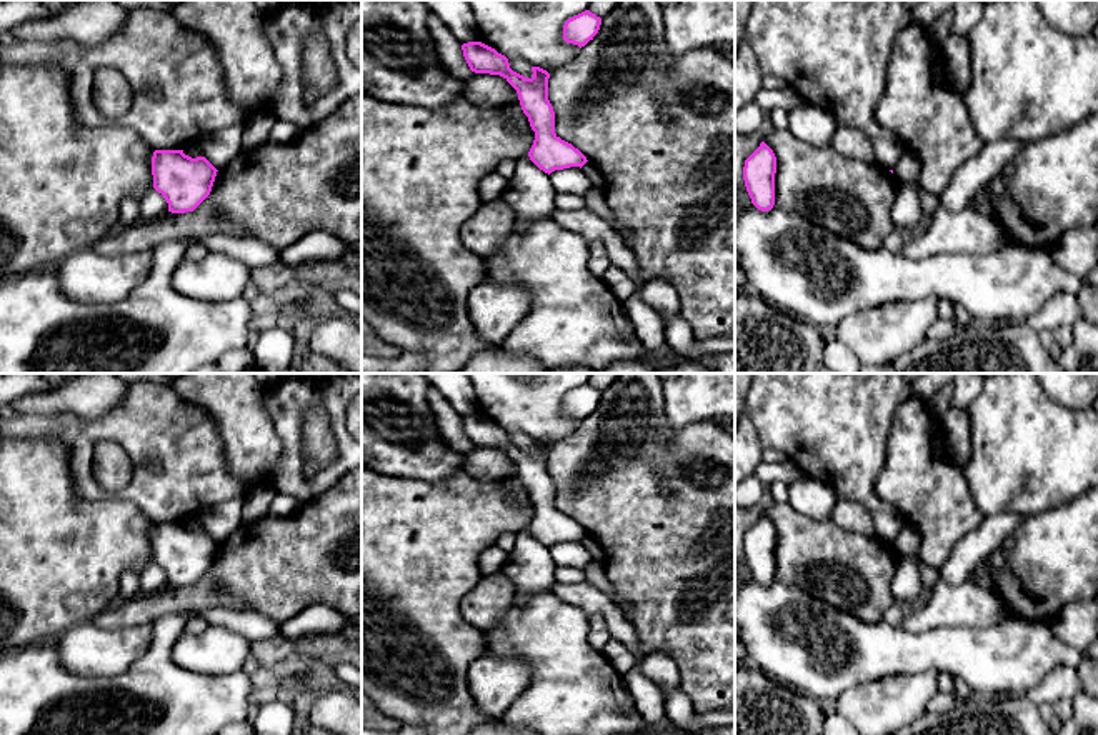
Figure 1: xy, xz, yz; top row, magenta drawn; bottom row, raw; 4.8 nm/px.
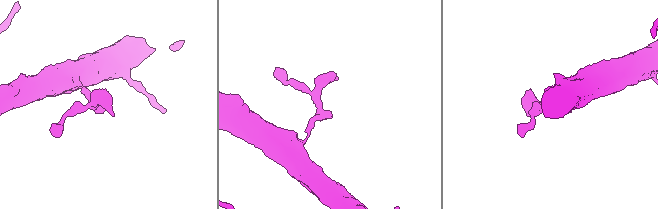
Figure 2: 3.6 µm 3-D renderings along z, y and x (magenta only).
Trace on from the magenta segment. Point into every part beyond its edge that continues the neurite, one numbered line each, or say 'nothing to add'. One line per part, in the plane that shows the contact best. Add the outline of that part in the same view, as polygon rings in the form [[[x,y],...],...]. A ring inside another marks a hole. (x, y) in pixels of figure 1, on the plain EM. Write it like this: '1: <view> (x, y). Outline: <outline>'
nothing to add

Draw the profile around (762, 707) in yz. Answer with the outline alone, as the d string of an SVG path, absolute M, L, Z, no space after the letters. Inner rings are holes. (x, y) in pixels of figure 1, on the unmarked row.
M758 667L735 670L735 735L823 735L820 702L770 680Z

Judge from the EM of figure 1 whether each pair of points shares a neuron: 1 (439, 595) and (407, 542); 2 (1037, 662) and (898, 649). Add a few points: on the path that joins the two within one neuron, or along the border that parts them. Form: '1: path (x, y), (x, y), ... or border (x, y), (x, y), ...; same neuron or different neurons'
1: path (425, 582), (407, 564), (407, 555); same neuron
2: path (1002, 659), (983, 659), (960, 650), (933, 650); same neuron

